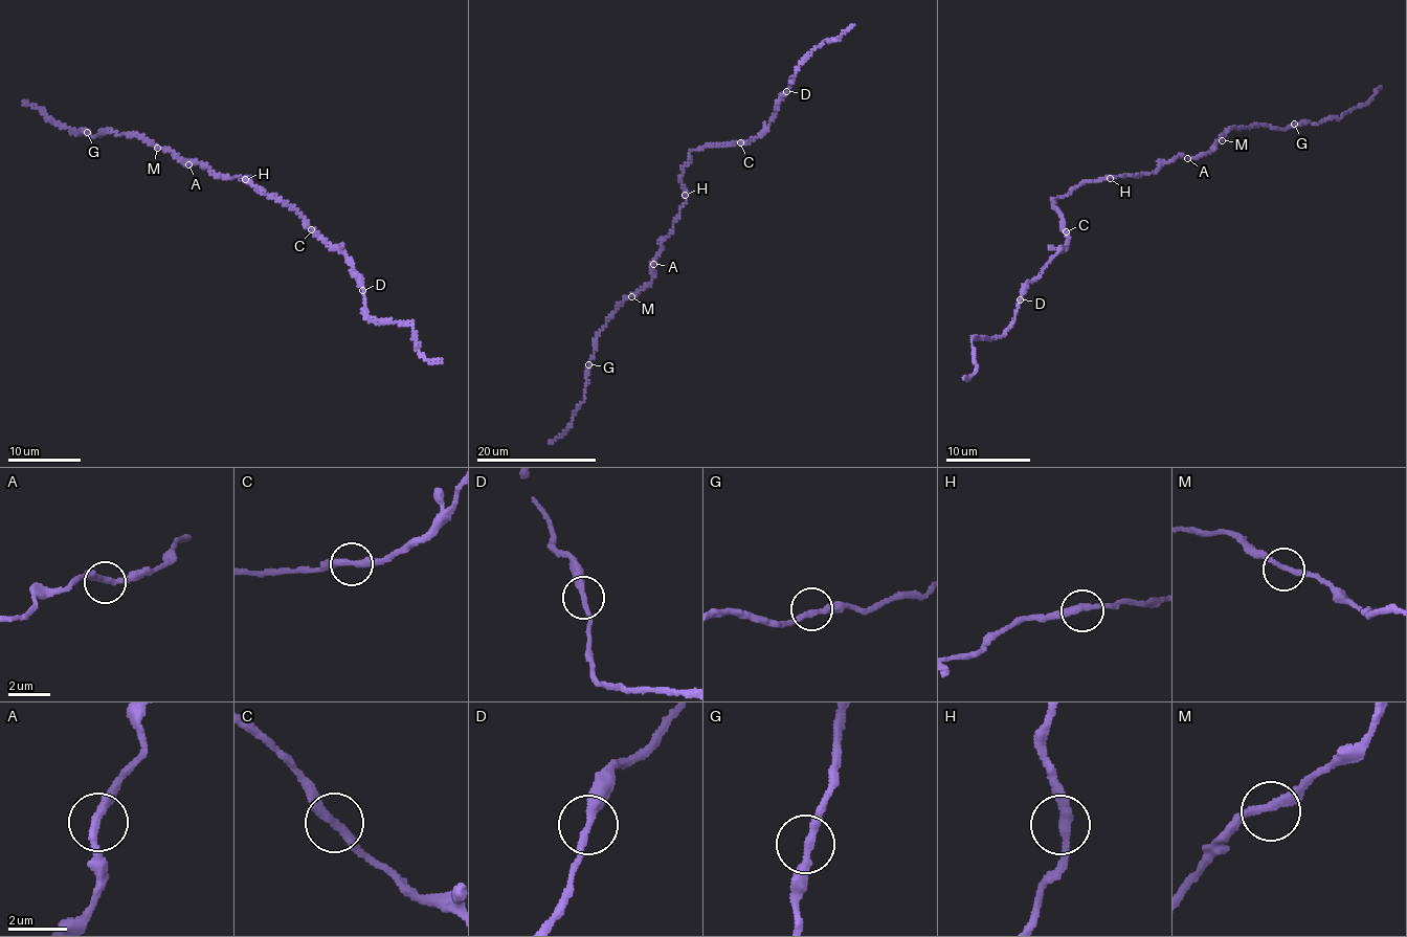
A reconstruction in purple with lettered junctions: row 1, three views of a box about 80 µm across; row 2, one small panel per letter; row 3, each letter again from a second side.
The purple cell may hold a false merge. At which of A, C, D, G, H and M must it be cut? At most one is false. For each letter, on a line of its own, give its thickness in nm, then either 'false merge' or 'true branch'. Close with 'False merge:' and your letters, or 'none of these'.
A: 280 nm | true branch
C: 320 nm | true branch
D: 280 nm | true branch
G: 280 nm | true branch
H: 320 nm | true branch
M: 280 nm | true branch
False merge: none of these

